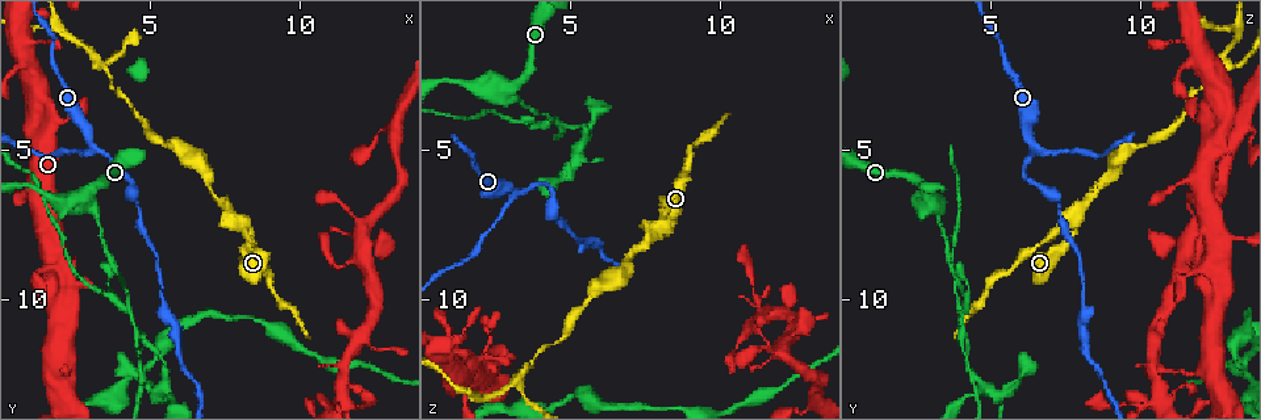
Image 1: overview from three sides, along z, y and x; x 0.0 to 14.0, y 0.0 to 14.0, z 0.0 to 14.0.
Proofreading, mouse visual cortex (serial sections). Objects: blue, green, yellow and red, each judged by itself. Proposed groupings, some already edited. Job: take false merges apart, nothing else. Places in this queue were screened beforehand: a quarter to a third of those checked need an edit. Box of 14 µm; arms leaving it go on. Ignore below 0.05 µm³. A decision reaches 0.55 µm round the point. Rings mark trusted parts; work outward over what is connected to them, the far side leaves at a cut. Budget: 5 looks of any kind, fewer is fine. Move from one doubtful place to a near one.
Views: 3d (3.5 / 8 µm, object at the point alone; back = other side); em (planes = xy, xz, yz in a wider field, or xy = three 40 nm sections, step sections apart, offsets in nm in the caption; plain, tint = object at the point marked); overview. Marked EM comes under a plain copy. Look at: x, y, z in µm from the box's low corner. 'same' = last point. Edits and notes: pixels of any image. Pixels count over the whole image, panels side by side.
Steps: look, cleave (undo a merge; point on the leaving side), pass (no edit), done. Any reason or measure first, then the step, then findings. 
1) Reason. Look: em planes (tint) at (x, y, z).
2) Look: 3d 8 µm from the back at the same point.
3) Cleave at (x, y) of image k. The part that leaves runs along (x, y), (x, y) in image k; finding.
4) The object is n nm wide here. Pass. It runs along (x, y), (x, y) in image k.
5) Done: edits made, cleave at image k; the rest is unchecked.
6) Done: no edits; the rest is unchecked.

Calibre changes. Look: 3d 8 µm at (3.0, 6.5, 3.0).

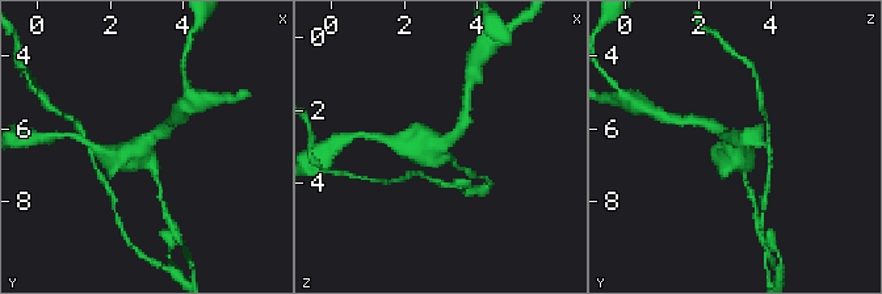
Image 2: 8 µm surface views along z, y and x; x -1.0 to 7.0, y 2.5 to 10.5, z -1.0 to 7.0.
Shape alone is not enough. Look: em planes (tint) at (2.9, 6.5, 3.0).

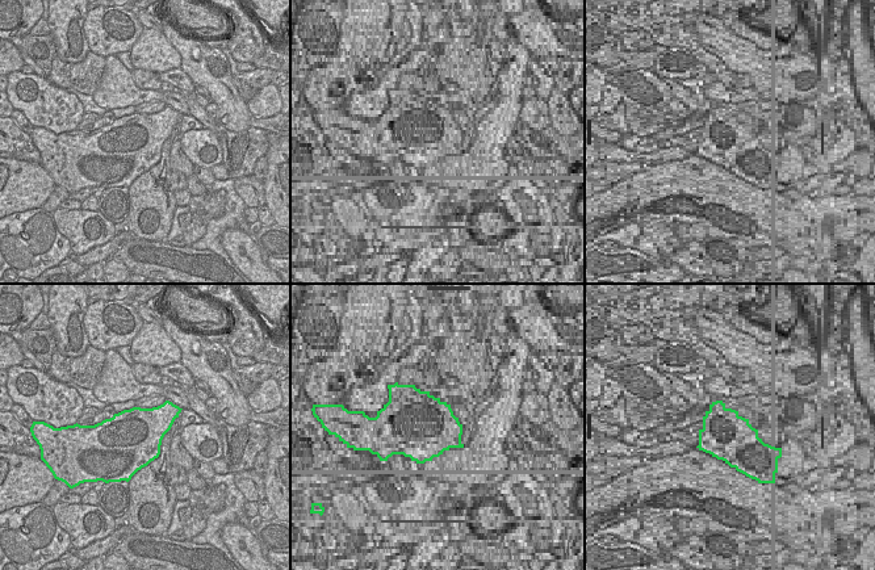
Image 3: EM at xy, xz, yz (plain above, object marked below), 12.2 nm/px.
Pass. It runs along (714, 127), (746, 160), (746, 180) in image 2; all the same cell.

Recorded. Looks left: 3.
Branch point. Look: 3d 3.5 µm at (4.2, 10.2, 3.9).

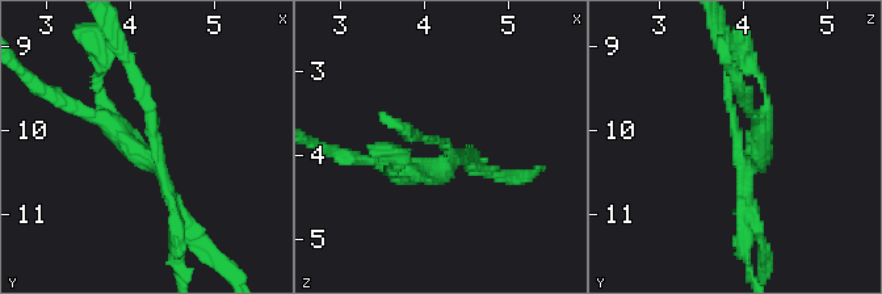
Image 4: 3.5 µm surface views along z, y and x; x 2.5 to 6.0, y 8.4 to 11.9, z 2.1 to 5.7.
Look: em xy step 2 (tint) at (4.30, 10.25, 3.90).

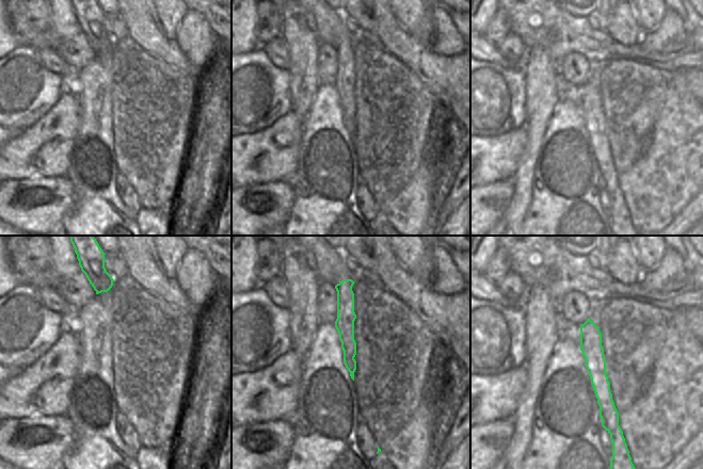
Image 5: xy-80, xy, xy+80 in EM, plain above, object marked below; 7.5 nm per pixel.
The object is 140 nm wide here. Cleave at (767, 137) of image 4. A second cell is stuck on.

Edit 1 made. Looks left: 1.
Done: edits made, cleave at image 4; the rest is unchecked.

